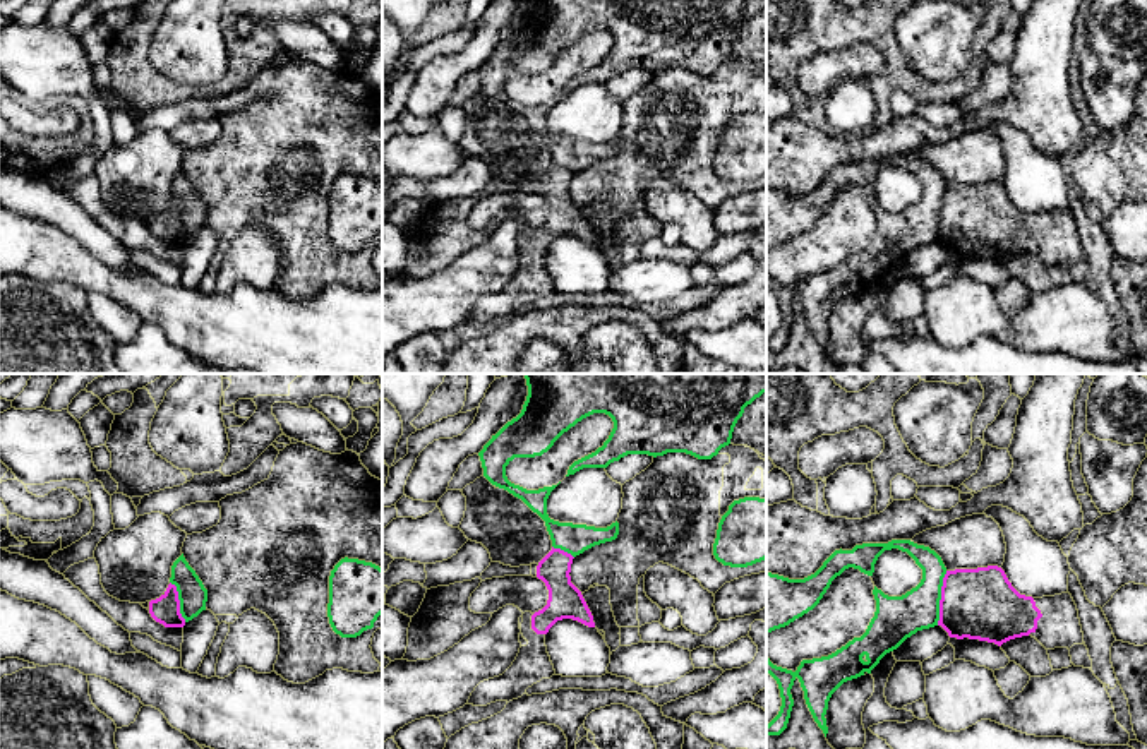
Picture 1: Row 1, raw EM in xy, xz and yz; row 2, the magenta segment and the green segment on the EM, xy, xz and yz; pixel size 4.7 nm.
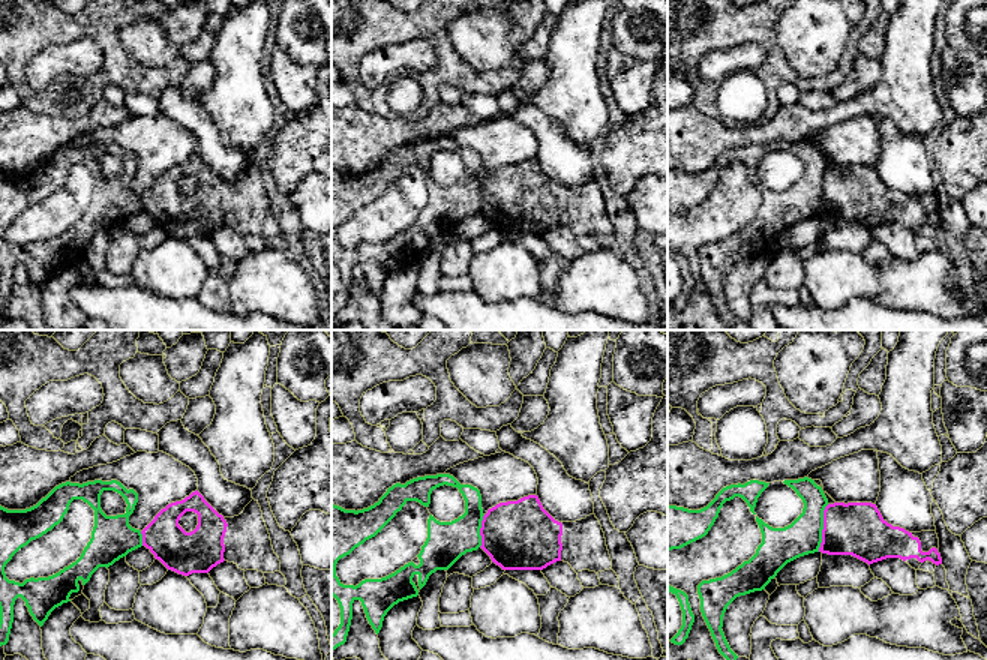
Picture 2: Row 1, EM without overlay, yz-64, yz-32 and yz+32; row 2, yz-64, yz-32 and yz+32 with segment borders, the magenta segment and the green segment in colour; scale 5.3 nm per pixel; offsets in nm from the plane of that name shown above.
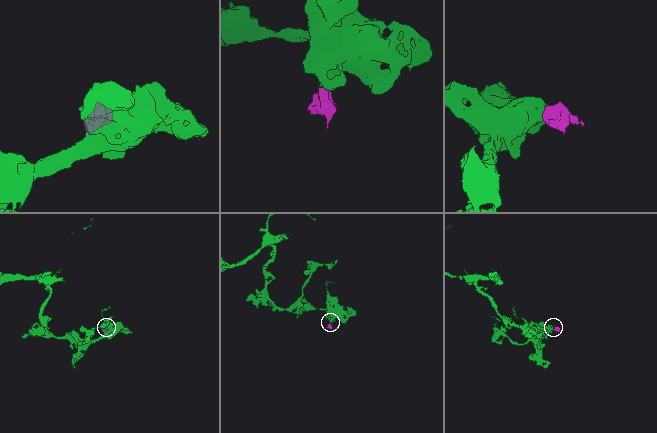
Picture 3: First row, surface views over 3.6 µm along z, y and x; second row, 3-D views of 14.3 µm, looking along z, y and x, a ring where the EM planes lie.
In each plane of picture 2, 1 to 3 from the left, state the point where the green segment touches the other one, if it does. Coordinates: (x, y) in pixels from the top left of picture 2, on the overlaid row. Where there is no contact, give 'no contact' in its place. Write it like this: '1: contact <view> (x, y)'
1: contact yz-64 (143, 539)
2: contact yz-32 (480, 531)
3: contact yz+32 (824, 528)

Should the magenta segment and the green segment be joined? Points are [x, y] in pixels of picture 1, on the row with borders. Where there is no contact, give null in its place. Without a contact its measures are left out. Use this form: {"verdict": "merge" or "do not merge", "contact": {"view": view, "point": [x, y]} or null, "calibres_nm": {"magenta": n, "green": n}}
{"verdict": "do not merge", "contact": {"view": "yz", "point": [942, 599]}, "calibres_nm": {"magenta": 340, "green": 200}}

